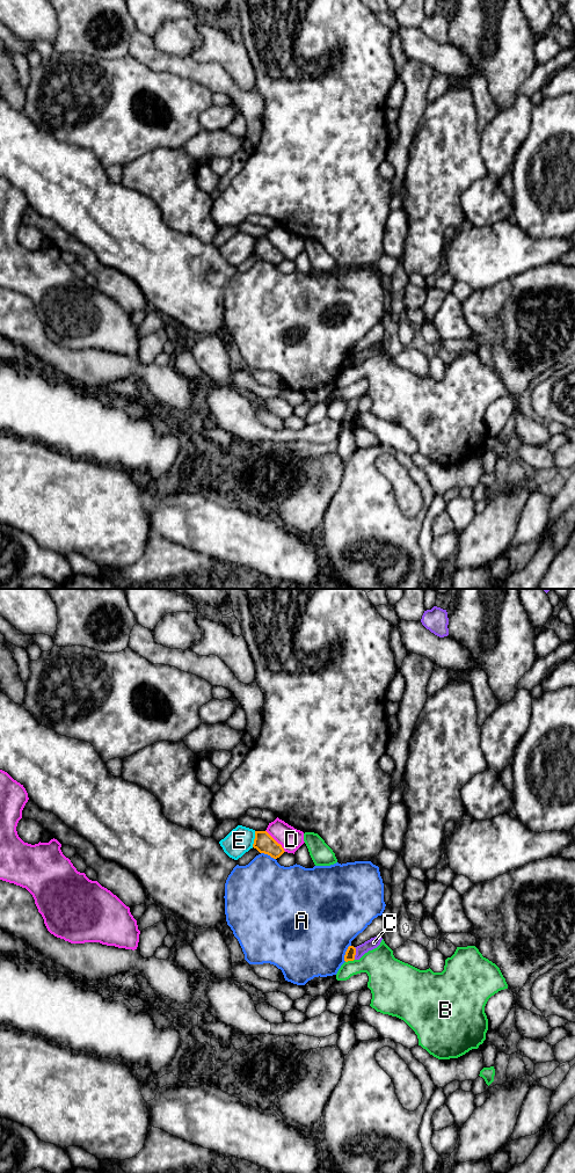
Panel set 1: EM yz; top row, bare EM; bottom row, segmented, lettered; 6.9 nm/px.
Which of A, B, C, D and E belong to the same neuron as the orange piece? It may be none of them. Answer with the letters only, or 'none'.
none

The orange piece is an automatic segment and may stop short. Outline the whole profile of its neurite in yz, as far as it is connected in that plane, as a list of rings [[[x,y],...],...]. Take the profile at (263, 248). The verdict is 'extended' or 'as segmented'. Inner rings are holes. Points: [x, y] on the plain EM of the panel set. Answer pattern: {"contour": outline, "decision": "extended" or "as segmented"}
{"contour": [[[255,238],[253,254],[260,260],[270,262],[274,265],[279,264],[285,257],[267,238]]], "decision": "as segmented"}

